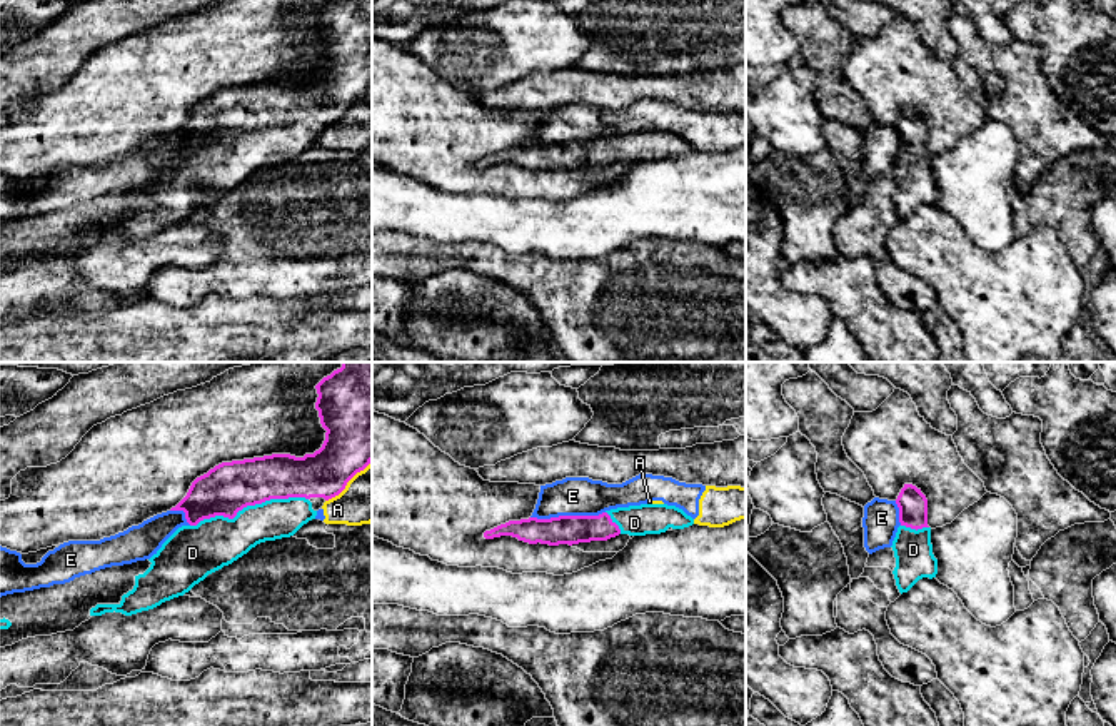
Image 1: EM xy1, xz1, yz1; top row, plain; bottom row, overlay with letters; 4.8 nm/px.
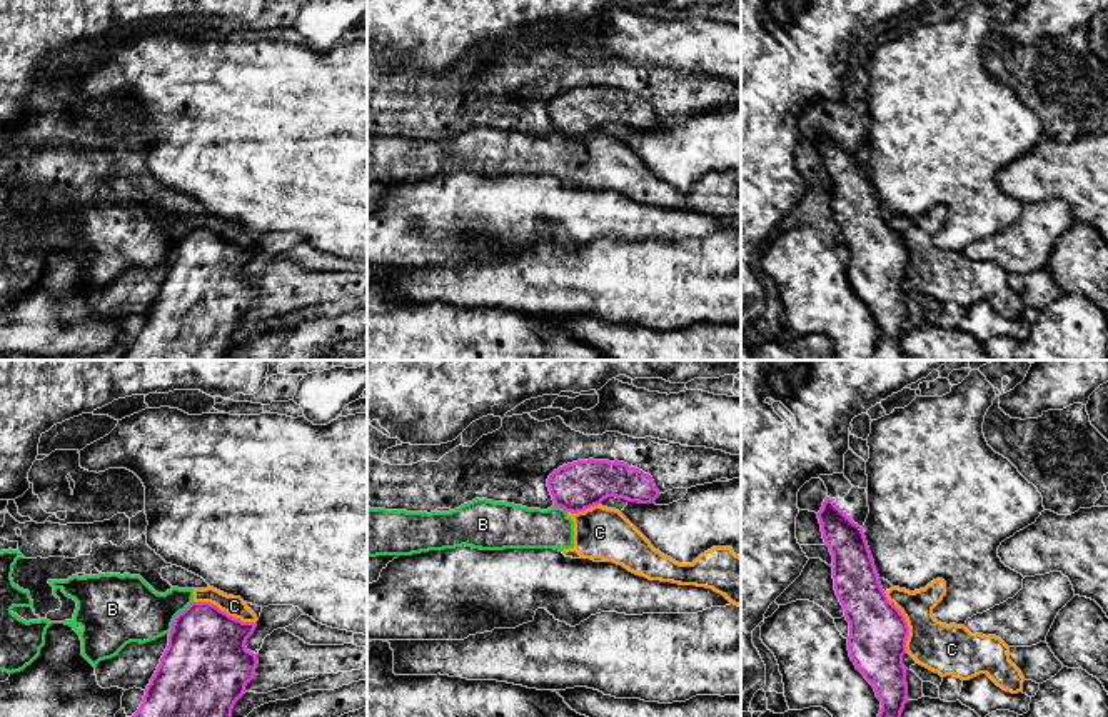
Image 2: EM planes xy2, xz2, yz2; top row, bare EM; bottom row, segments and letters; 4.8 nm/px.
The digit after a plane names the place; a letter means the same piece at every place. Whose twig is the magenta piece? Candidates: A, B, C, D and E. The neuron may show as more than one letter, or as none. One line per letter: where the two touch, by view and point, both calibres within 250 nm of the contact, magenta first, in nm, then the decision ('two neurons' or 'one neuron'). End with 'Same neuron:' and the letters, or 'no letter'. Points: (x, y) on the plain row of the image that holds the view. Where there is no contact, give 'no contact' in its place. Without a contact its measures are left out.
A: meets magenta in xy1 at (347, 107); 300 nm thick on the magenta side, 260 nm on the other; two neurons
B: meets magenta in xy2 at (176, 244); 400 nm thick on the magenta side, 320 nm on the other; two neurons
C: meets magenta in xy2 at (226, 239); 400 nm thick on the magenta side, 100 nm on the other; two neurons
D: meets magenta in xy1 at (249, 131); 240 nm thick on the magenta side, 240 nm on the other; one neuron
E: meets magenta in xz1 at (568, 142); 140 nm thick on the magenta side, 190 nm on the other; two neurons
Same neuron: D

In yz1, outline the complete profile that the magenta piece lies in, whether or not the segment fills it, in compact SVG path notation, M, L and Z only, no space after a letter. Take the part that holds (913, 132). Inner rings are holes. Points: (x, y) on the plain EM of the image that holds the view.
M904 110L896 130L899 149L892 177L896 194L892 197L899 219L907 219L919 205L936 204L938 185L933 180L931 154L927 152L927 125L912 110Z

